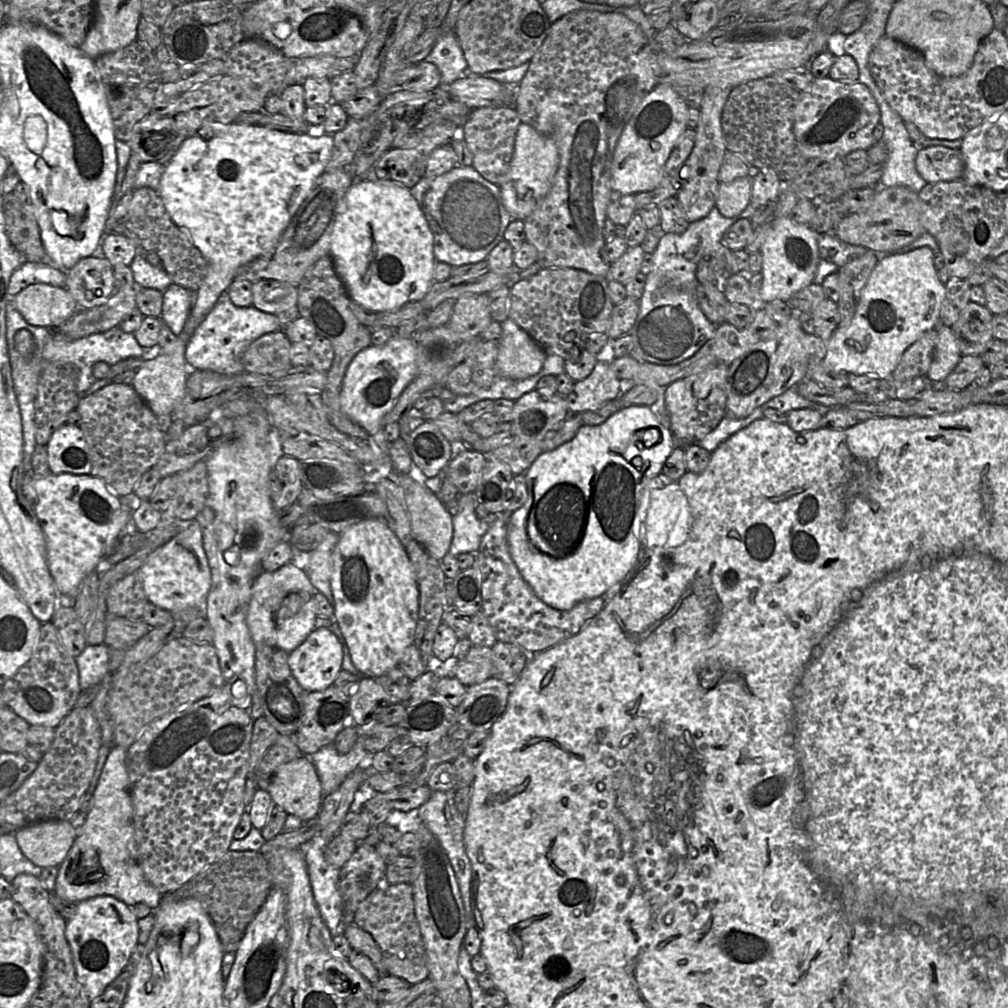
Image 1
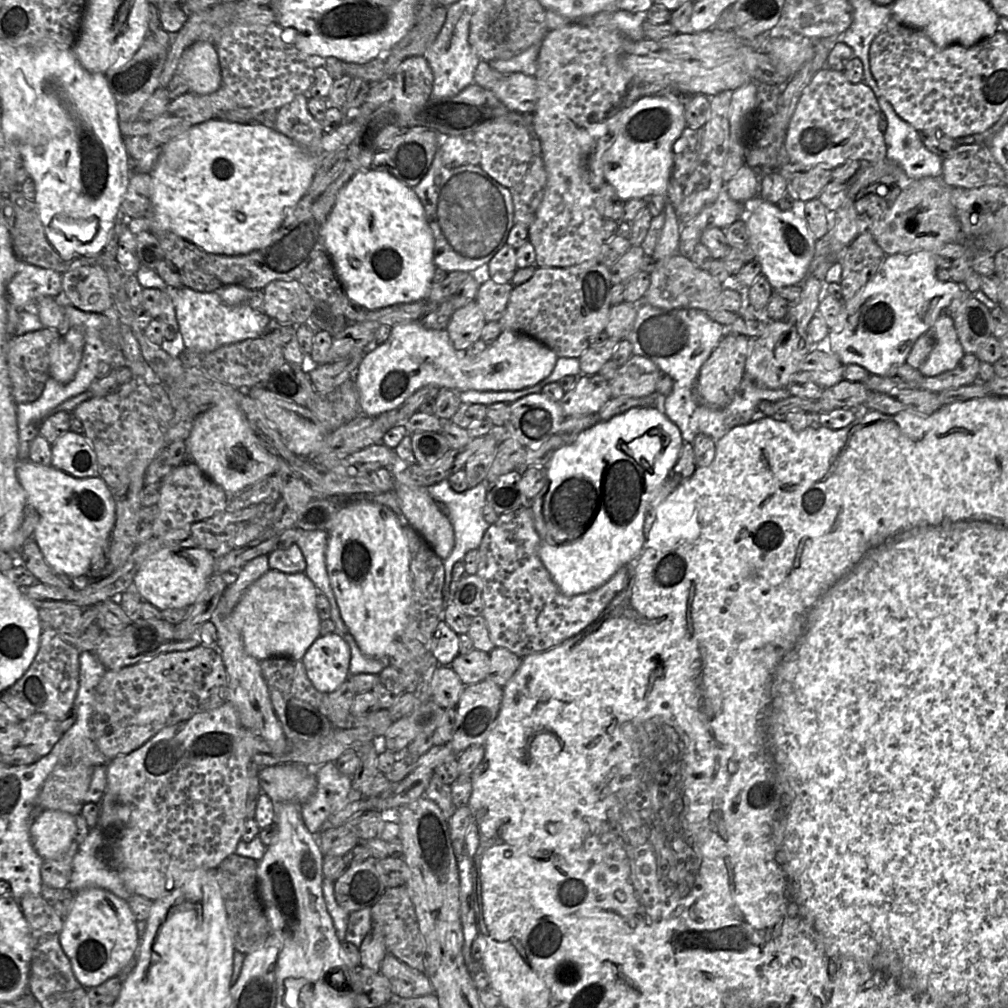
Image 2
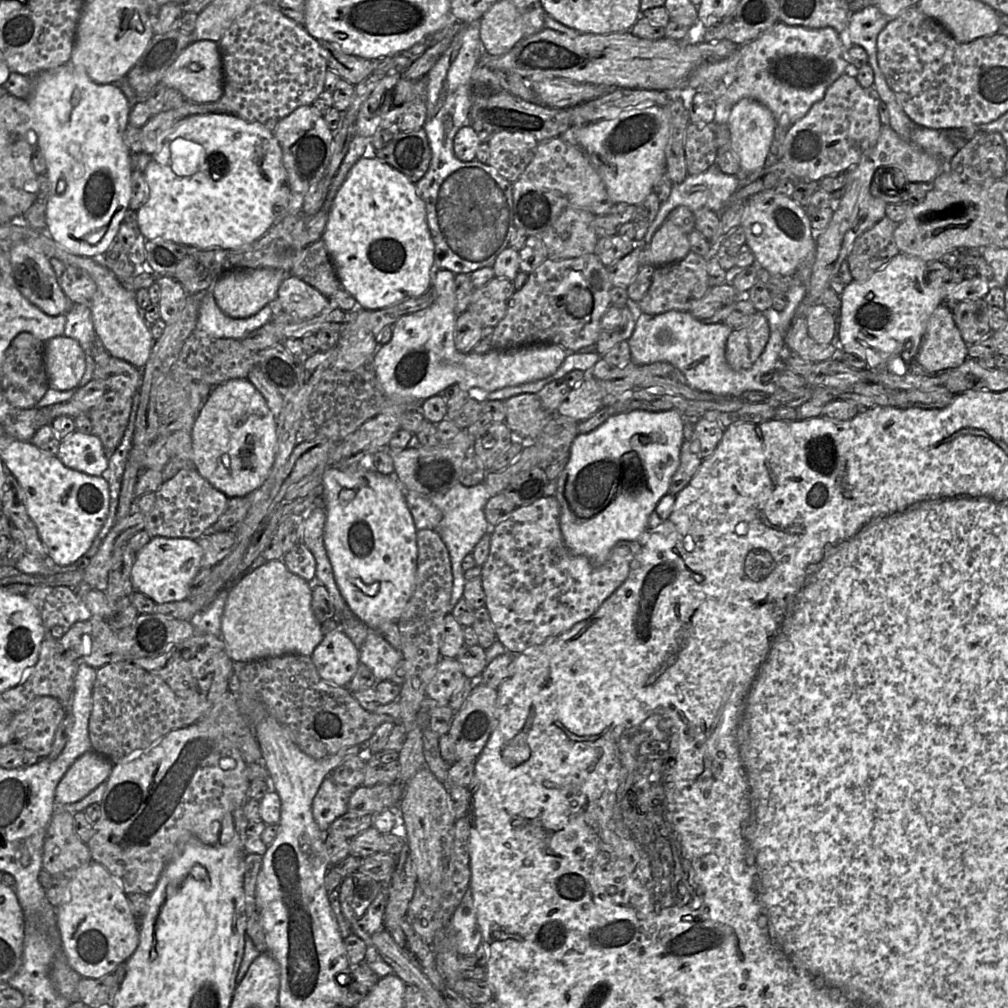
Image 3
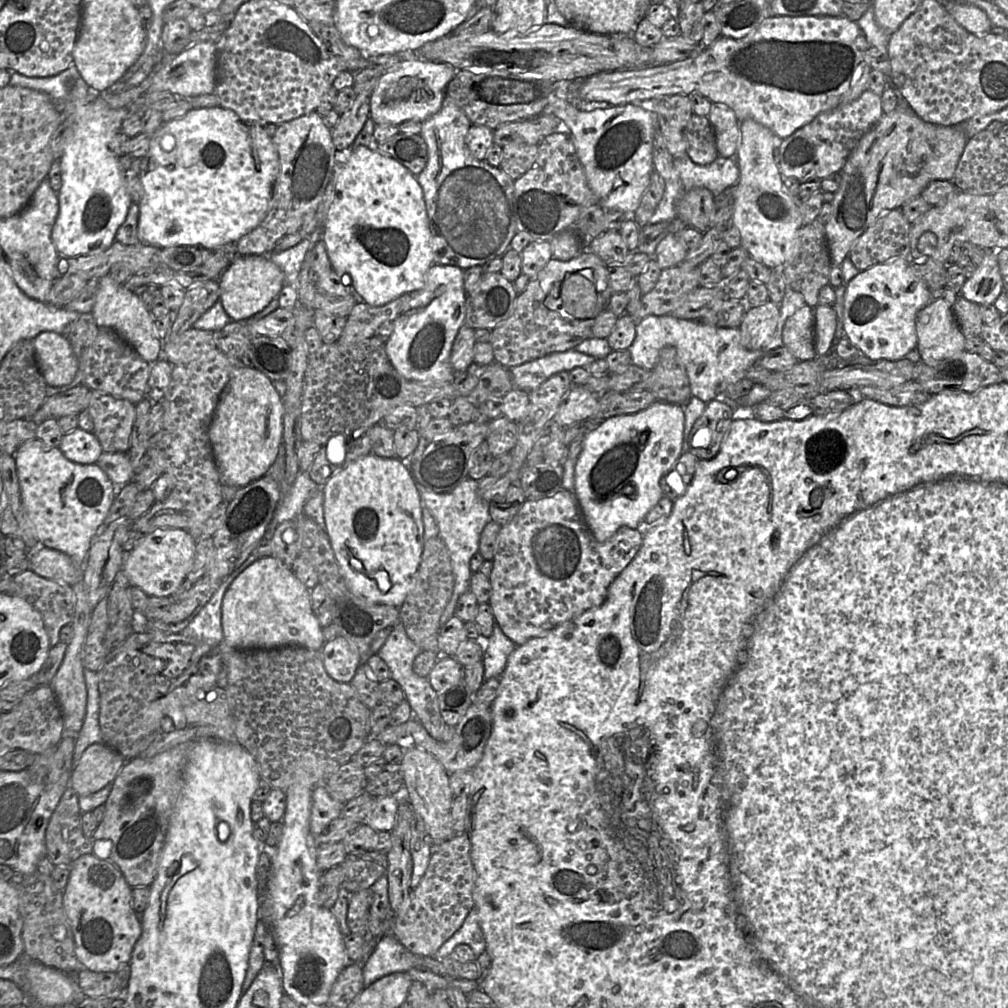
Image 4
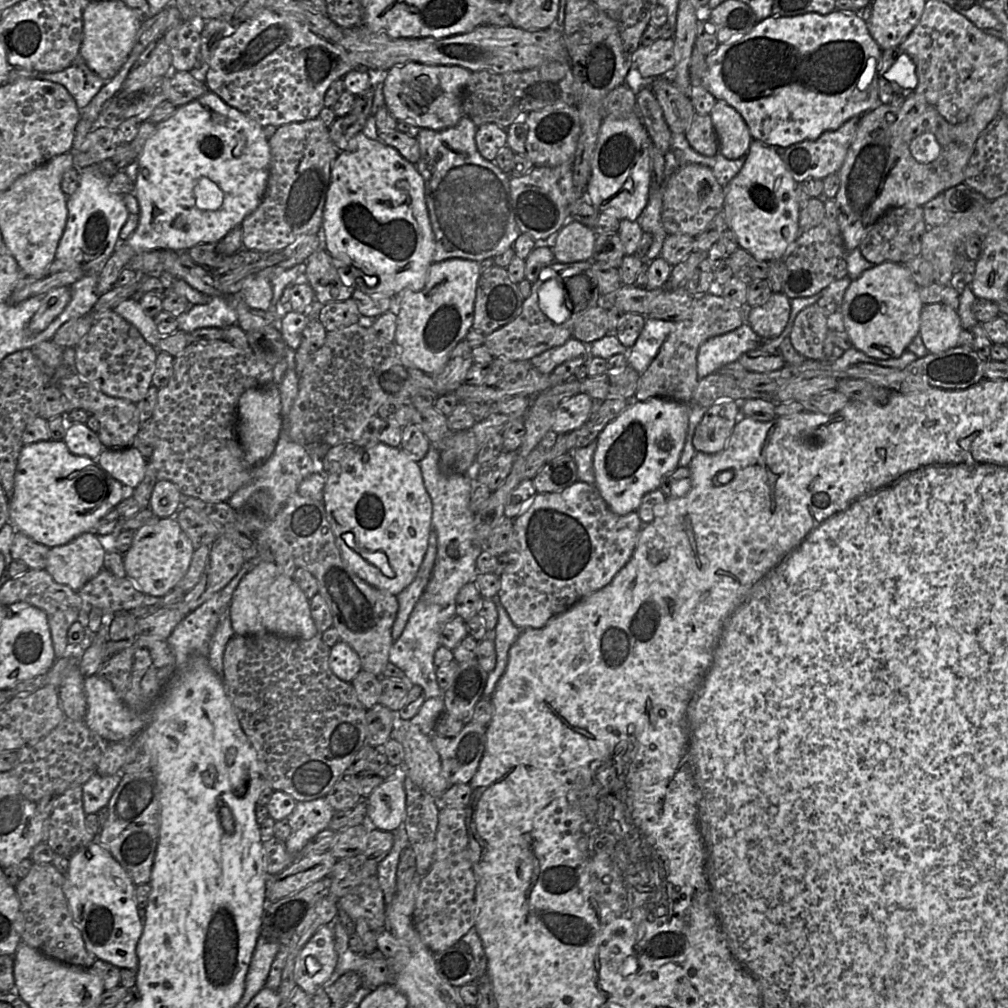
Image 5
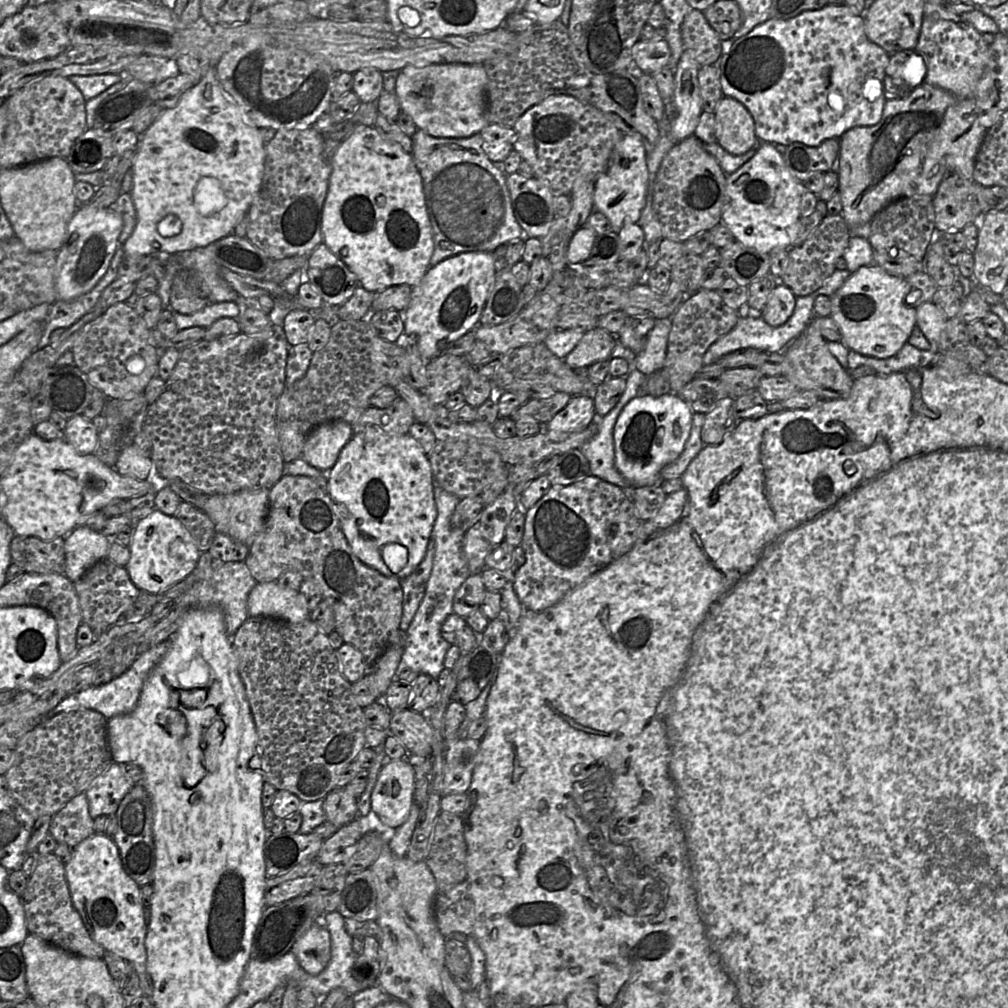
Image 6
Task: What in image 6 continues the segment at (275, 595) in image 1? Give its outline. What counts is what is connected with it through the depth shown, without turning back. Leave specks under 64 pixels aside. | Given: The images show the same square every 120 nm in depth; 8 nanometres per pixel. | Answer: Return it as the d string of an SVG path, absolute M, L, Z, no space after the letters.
M278 582L257 583L249 593L247 611L249 618L266 617L295 624L308 620L311 613L306 599L299 591L284 588Z

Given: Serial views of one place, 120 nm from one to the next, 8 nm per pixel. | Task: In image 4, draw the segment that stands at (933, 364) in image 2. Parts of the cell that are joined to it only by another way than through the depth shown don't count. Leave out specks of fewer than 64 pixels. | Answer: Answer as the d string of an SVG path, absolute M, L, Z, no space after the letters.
M942 298L922 308L916 319L921 361L933 365L965 350L965 338L952 307Z

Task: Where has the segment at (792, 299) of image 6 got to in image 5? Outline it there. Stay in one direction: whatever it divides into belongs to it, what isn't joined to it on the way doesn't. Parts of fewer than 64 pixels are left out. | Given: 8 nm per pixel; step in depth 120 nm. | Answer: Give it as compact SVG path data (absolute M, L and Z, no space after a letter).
M783 292L772 293L764 304L748 308L746 323L758 336L766 339L776 338L789 320L790 301Z

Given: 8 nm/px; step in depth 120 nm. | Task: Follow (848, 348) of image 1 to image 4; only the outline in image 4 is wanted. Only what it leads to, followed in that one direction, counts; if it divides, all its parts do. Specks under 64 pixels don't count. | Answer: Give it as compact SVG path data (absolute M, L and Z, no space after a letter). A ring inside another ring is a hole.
M986 250L986 256L971 278L966 279L960 296L977 305L993 304L1003 293L1003 281L996 257L997 250ZM892 259L860 272L846 287L845 336L874 362L899 360L917 348L918 312L932 301L931 291L915 274L912 261Z

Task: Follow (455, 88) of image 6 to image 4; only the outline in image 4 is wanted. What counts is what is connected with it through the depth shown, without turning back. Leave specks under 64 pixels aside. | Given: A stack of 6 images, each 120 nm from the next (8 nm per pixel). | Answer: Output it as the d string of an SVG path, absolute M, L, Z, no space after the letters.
M419 57L401 61L382 74L370 94L369 117L376 125L398 125L410 119L423 122L440 109L447 85L456 71L448 63L427 61Z

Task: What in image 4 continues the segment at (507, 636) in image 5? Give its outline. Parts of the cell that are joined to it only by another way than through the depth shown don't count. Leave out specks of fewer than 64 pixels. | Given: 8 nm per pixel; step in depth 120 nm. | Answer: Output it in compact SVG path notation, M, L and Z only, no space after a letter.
M495 623L493 633L489 638L489 645L484 653L484 681L493 677L501 677L508 658L515 648L515 643Z

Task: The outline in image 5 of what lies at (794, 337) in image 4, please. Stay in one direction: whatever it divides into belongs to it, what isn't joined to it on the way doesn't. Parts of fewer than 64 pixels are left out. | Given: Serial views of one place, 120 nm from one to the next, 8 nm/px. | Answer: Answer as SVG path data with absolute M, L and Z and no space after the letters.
M815 303L797 314L789 338L794 349L806 359L825 360L823 347L827 334L828 318Z

